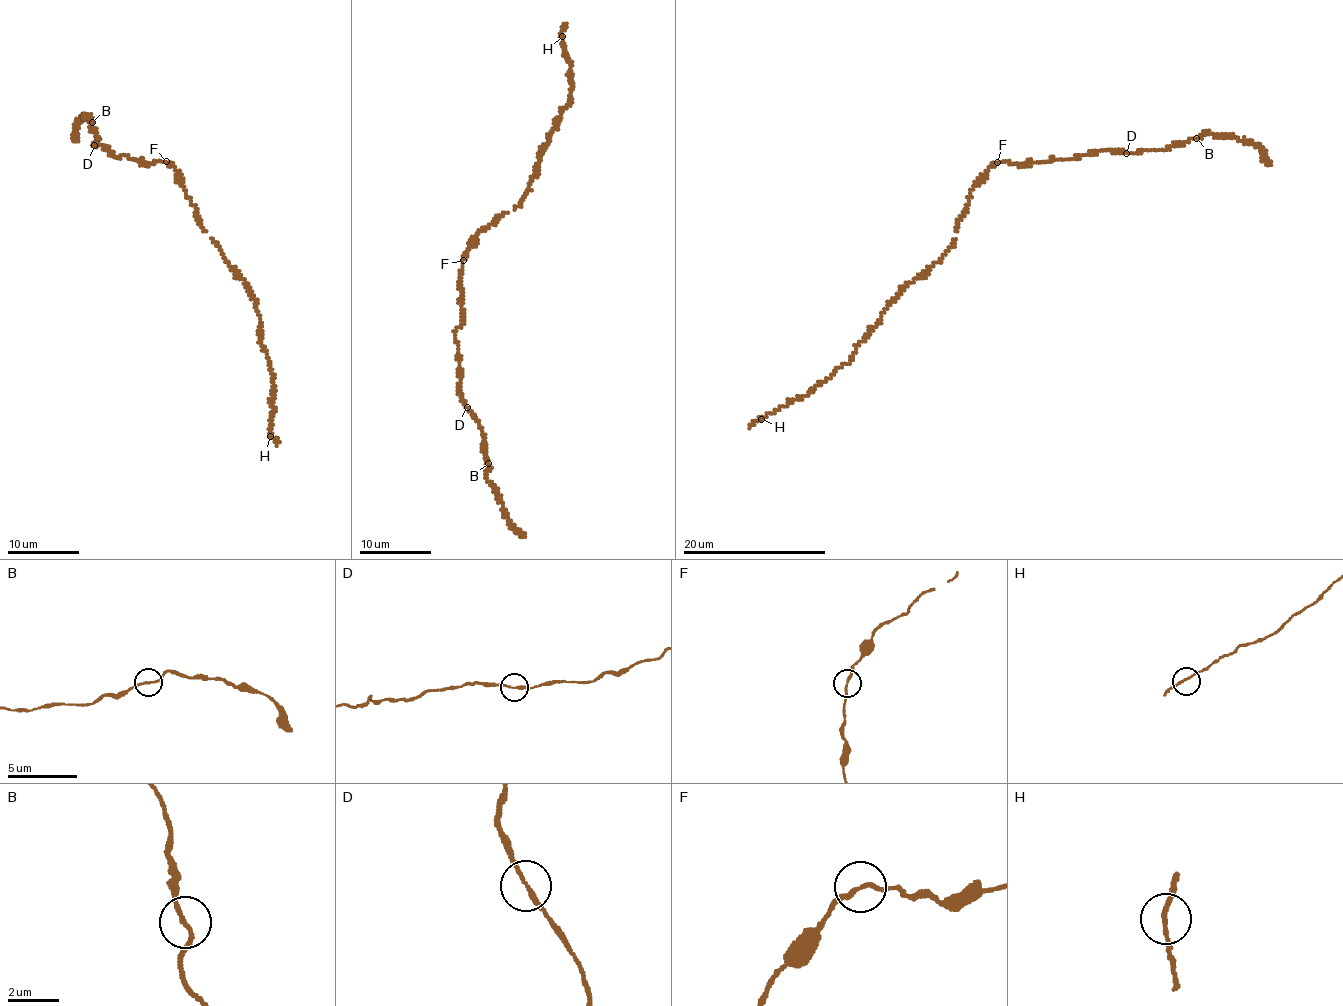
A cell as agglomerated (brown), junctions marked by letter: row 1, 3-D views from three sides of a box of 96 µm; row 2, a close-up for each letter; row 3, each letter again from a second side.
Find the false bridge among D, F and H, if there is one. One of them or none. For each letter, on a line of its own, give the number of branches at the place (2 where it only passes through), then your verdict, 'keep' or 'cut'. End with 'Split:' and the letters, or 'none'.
D: 2 branches meet; keep
F: 2 branches meet; keep
H: 2 branches meet; keep
Split: none

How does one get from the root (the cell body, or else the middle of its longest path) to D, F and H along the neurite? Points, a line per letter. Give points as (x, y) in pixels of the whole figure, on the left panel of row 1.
D: (183, 185), (175, 167), (166, 161), (150, 164), (138, 162), (125, 156), (115, 156), (106, 147), (93, 144)
F: (183, 185), (175, 167), (166, 161)
H: (183, 185), (201, 227), (246, 282), (256, 304), (260, 341), (274, 375), (270, 436)

